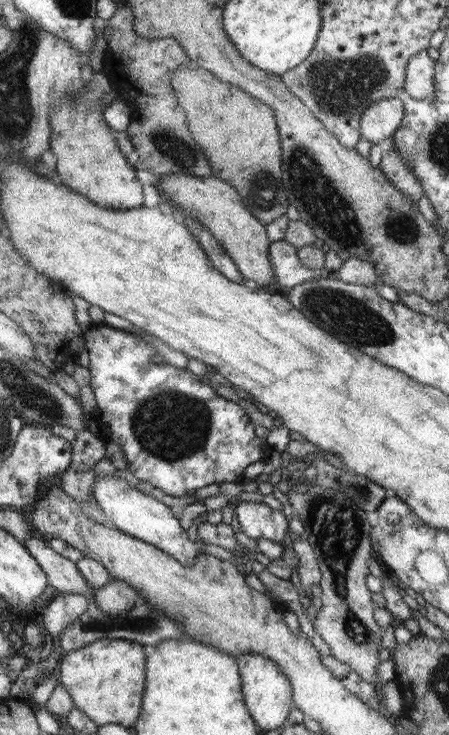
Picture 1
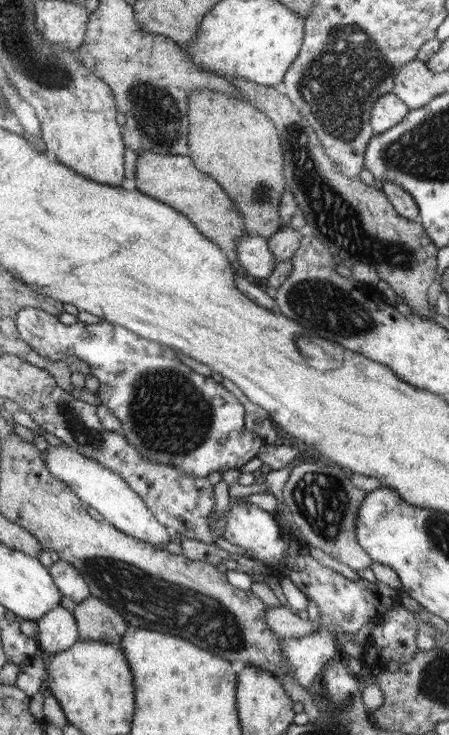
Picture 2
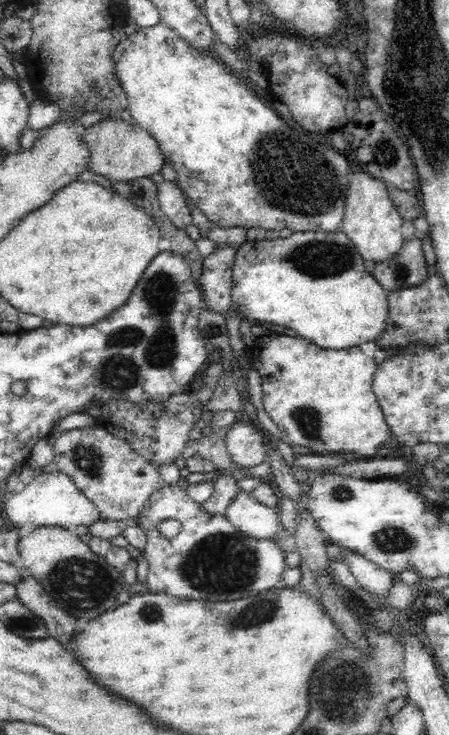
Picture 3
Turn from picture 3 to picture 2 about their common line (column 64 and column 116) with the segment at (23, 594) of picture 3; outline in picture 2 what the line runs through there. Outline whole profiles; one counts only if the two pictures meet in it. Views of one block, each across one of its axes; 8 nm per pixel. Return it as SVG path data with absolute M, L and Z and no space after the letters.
M95 596L79 602L72 612L80 637L84 640L97 640L120 644L127 632L126 620L116 609Z

